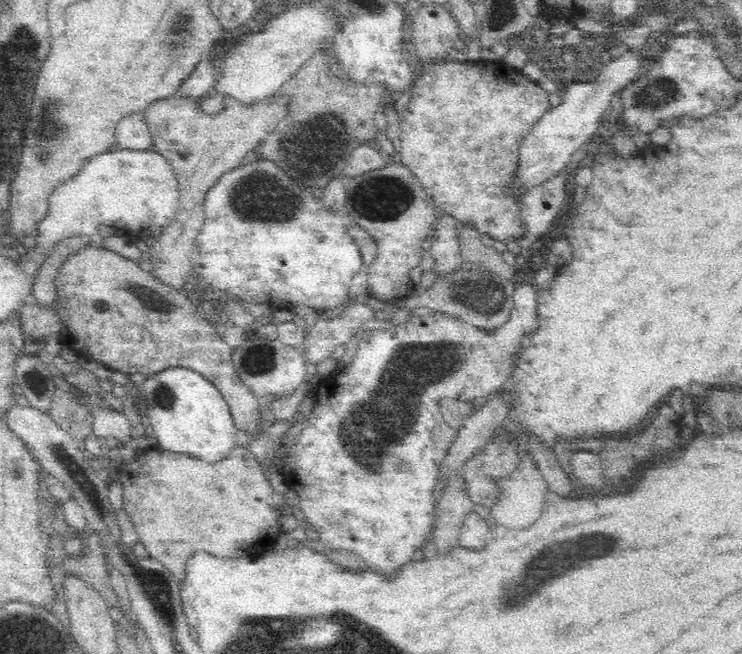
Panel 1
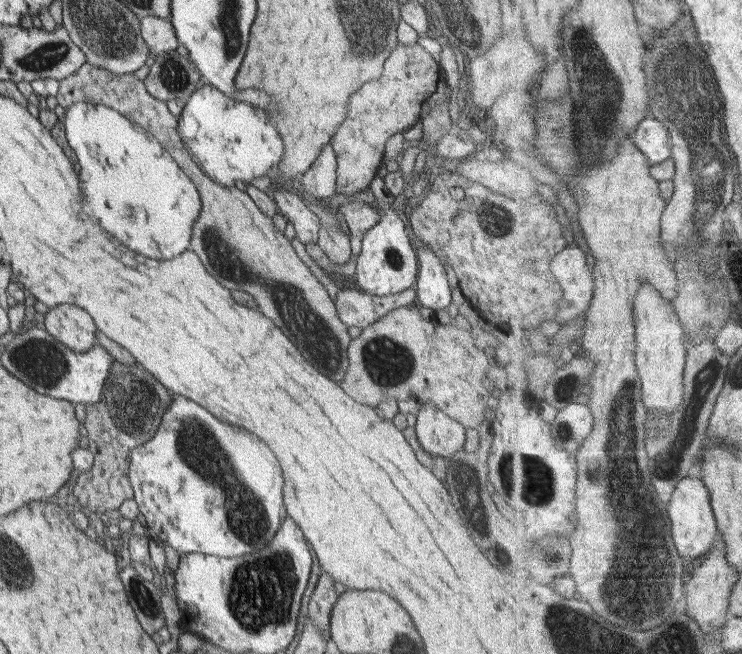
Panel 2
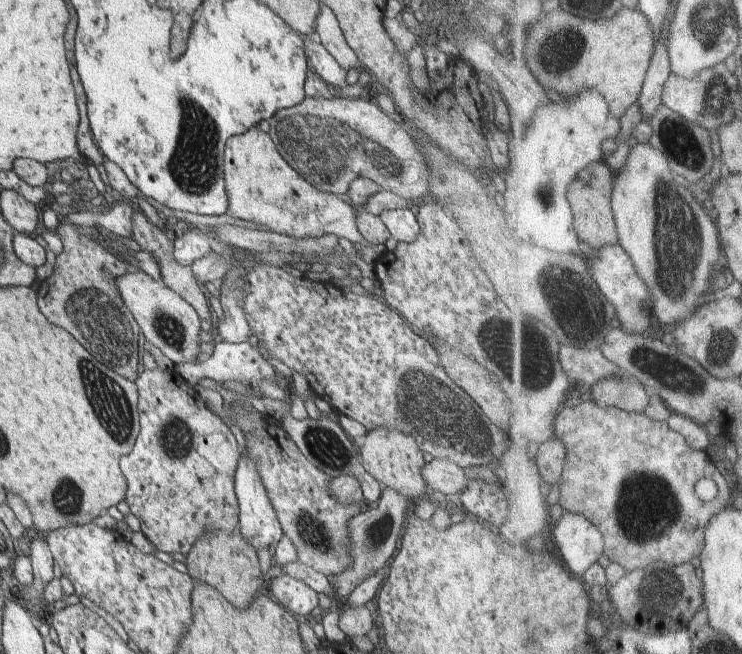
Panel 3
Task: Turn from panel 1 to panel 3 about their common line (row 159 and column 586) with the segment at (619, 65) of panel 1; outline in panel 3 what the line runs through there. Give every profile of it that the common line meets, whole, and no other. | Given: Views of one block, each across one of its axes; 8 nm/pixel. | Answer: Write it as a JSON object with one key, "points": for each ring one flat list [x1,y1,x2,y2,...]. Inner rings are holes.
{"points":[[566,512,564,520,556,524,556,540,570,568,580,575,604,556,607,540,604,533,586,516]]}

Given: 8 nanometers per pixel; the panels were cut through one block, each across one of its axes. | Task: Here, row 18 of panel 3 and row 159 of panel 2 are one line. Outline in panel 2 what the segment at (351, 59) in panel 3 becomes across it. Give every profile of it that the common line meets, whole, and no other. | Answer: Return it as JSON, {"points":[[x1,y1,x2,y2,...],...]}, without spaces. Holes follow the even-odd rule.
{"points":[[332,142,322,147,314,164,295,181,301,196,312,194,318,199,337,194,337,158]]}

